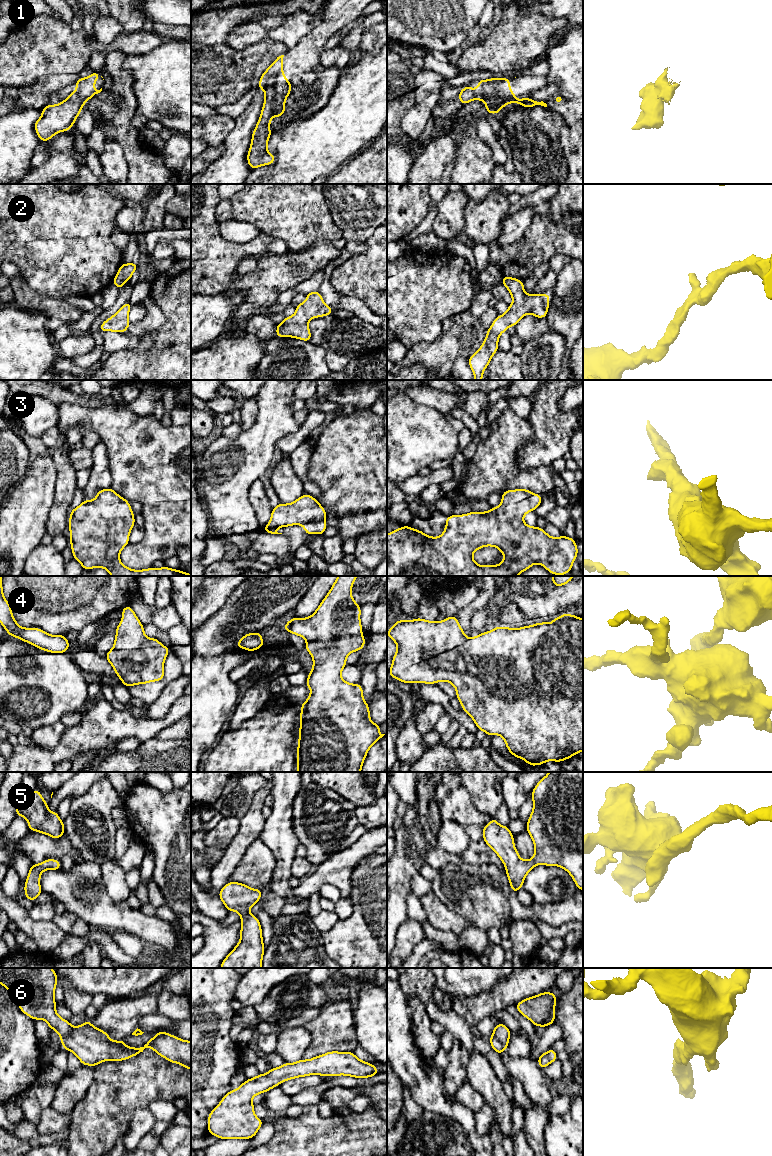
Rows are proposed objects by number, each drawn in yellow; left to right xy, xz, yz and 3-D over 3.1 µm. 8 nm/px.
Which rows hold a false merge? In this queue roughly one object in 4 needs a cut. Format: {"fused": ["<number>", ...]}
{"fused": ["1"]}

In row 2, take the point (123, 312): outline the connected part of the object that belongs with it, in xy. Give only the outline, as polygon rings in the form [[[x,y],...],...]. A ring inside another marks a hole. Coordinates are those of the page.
[[[126,302],[112,317],[108,318],[100,325],[100,330],[103,333],[107,331],[118,333],[127,331],[131,324],[128,320],[128,314],[131,307],[130,302]]]

